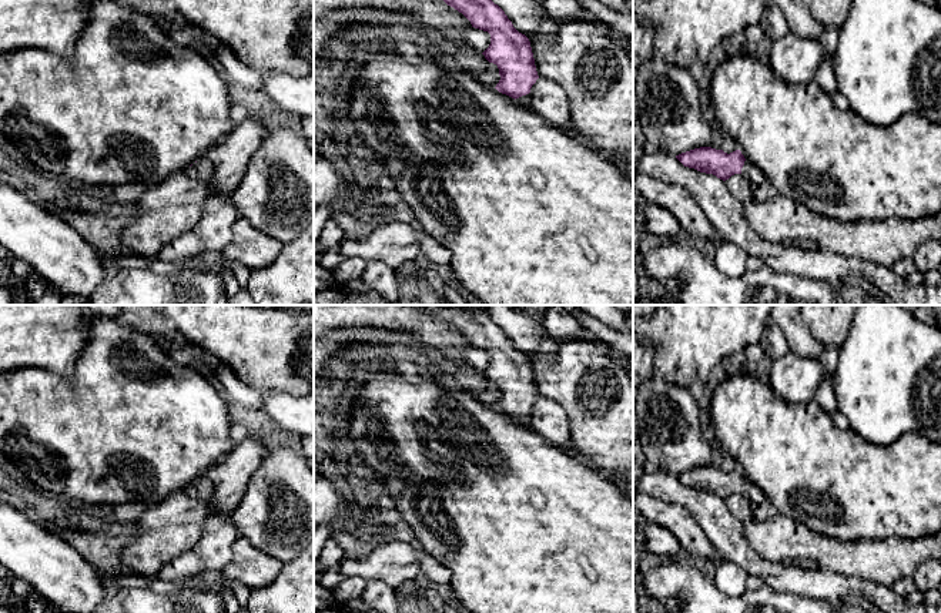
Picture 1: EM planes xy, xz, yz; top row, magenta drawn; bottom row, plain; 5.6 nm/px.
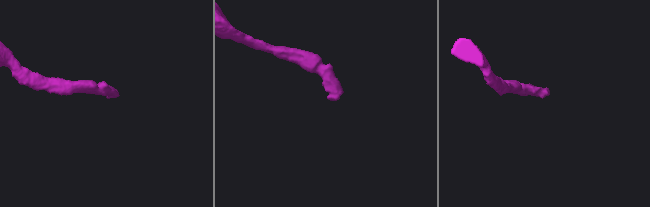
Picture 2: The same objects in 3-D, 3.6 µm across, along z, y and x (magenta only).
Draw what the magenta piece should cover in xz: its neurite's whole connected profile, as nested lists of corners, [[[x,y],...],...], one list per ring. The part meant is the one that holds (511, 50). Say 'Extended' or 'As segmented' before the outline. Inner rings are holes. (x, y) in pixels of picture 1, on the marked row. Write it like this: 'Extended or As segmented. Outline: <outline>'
Extended. Outline: [[[492,0],[443,1],[462,13],[472,27],[490,34],[490,44],[482,54],[499,68],[500,80],[495,88],[535,111],[528,94],[539,76],[529,38],[513,27]]]

